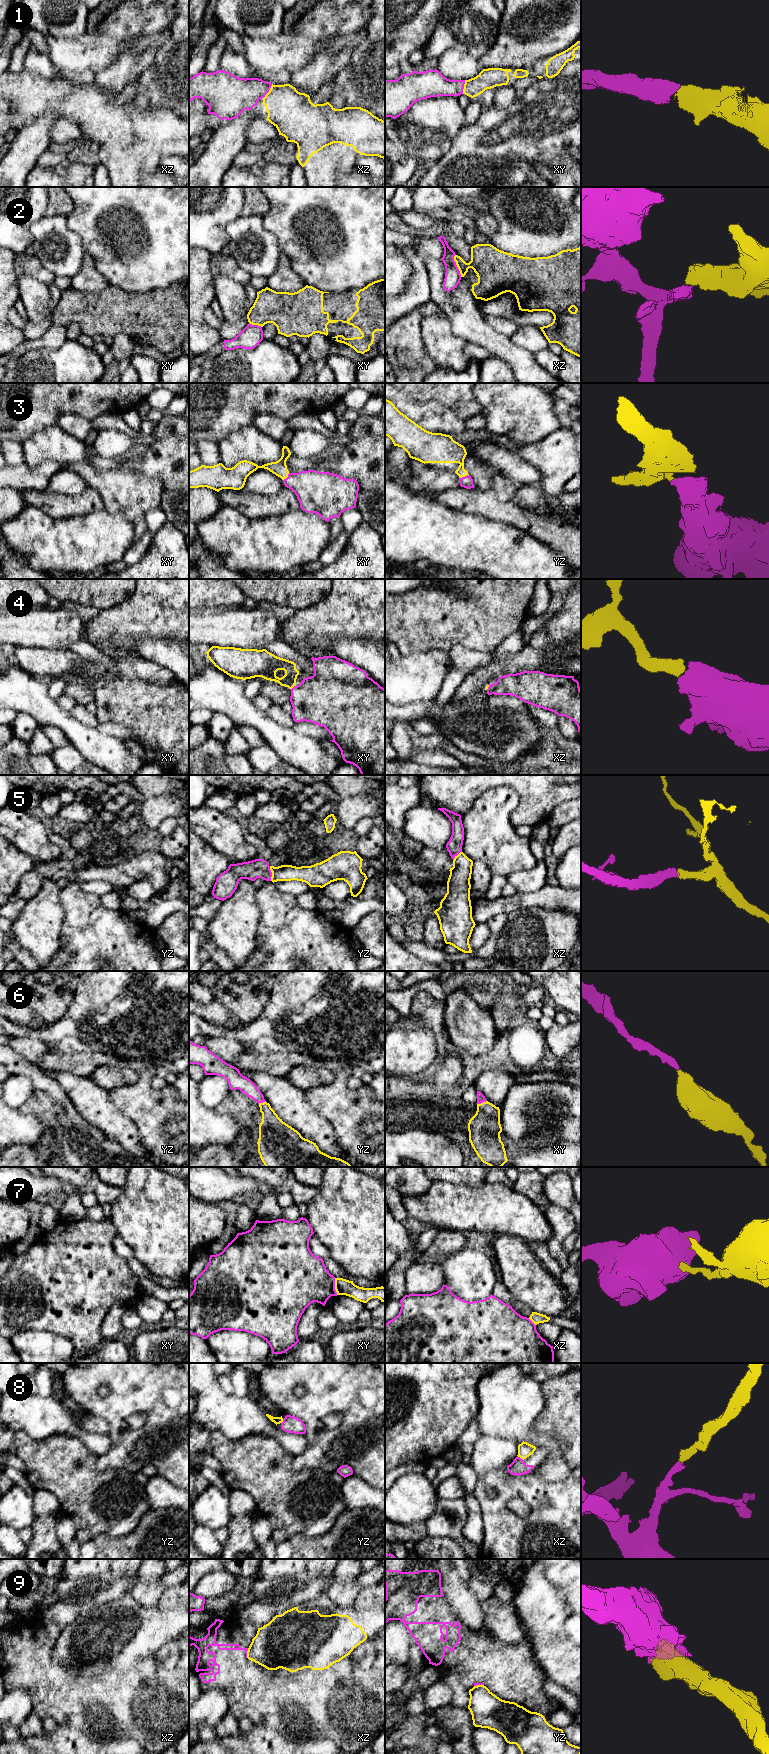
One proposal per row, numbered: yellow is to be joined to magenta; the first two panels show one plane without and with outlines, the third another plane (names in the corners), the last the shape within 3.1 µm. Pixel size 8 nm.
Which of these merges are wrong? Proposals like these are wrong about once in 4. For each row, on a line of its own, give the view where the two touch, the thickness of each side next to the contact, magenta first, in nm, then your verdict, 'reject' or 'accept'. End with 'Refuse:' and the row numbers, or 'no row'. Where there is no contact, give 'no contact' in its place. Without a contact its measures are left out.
1: xz | 280/340 nm | accept
2: xz | 130/260 nm | reject
3: yz | 100/190 nm | accept
4: xy | 400/140 nm | accept
5: yz | 160/130 nm | accept
6: xy | 70/260 nm | accept
7: xy | 400/130 nm | reject
8: xz | 120/120 nm | accept
9: xz | 50/380 nm | reject
Refuse: 2, 7, 9

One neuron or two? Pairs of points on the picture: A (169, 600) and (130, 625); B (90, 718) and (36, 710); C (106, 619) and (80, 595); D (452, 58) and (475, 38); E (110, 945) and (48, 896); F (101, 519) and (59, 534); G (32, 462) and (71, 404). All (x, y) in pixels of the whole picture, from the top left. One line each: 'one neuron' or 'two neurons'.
A: one neuron
B: two neurons
C: two neurons
D: two neurons
E: two neurons
F: one neuron
G: two neurons

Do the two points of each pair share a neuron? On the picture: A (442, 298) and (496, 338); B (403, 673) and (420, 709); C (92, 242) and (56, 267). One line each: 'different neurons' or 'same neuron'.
A: same neuron
B: different neurons
C: different neurons

